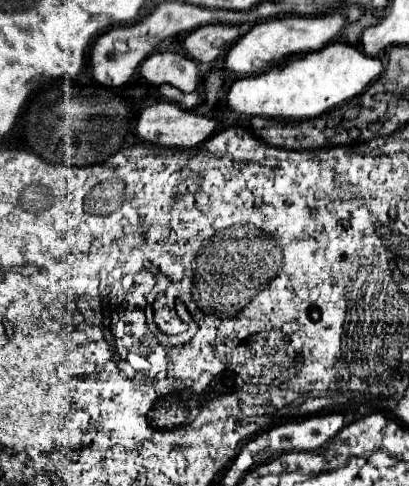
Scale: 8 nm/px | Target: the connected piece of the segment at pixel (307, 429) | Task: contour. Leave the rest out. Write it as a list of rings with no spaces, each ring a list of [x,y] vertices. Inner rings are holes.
[[[325,413],[325,415],[313,415],[301,421],[277,425],[261,433],[259,437],[267,437],[269,449],[273,449],[275,453],[315,451],[333,435],[337,435],[341,427],[343,427],[341,413]]]

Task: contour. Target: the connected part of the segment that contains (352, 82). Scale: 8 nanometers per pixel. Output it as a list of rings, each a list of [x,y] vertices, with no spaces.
[[[331,43],[319,51],[293,57],[269,73],[237,79],[227,93],[227,109],[249,117],[271,117],[277,121],[313,119],[329,109],[353,99],[371,85],[383,71],[379,59],[363,55],[345,43]]]

